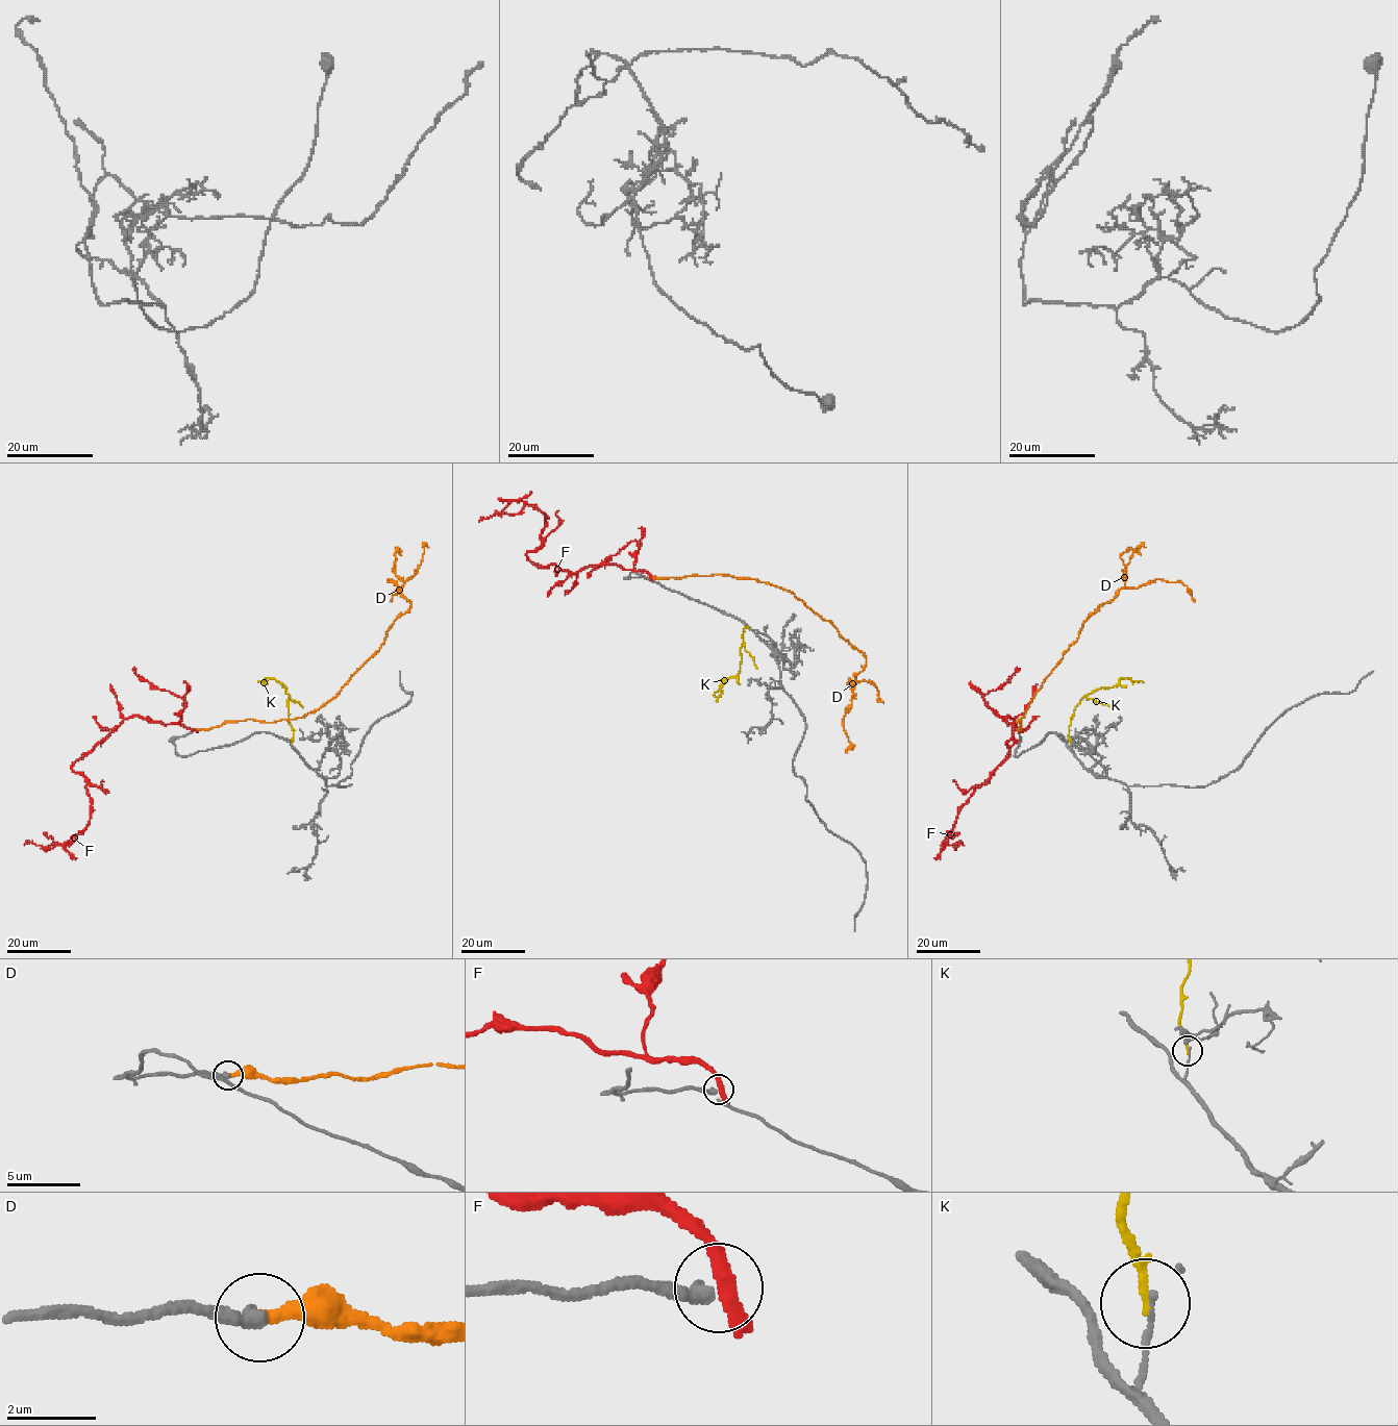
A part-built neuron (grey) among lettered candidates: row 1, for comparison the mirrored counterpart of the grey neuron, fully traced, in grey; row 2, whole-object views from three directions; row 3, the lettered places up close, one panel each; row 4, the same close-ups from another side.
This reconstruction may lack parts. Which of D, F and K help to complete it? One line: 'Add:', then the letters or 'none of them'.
Add: none of them

